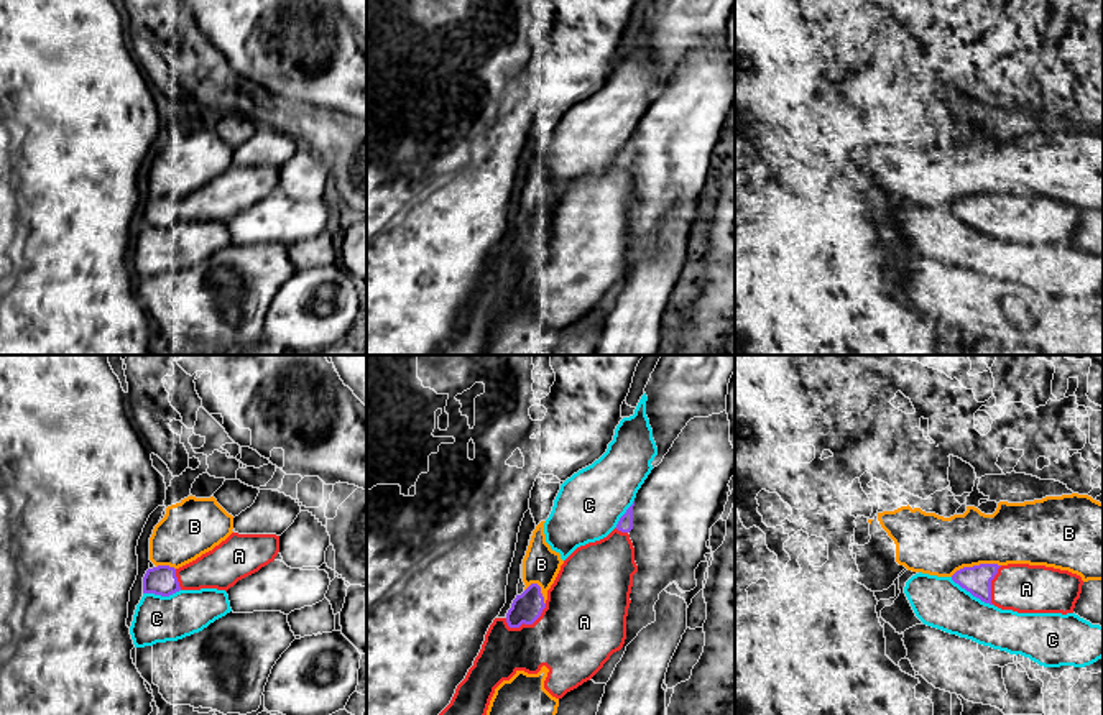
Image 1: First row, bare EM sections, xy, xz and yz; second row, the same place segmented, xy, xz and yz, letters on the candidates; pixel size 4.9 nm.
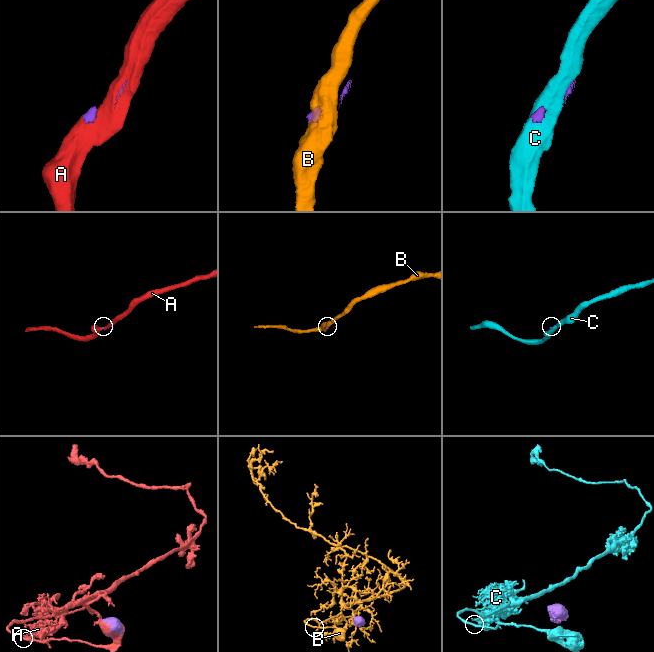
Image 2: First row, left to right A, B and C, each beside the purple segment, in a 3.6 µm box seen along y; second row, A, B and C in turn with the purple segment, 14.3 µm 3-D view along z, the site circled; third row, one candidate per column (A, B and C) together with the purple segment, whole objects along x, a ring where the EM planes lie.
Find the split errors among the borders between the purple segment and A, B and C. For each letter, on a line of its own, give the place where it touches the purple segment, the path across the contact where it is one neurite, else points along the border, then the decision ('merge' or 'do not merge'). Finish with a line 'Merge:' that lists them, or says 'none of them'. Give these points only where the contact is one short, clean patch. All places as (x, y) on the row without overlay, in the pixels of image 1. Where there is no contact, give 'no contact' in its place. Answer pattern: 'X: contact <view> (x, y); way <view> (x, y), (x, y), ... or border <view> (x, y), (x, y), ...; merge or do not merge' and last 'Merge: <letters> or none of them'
A: contact xz (528, 255); merge
B: contact yz (975, 198); border yz (1000, 196), (964, 198), (950, 207); do not merge
C: contact yz (972, 226); do not merge
Merge: A

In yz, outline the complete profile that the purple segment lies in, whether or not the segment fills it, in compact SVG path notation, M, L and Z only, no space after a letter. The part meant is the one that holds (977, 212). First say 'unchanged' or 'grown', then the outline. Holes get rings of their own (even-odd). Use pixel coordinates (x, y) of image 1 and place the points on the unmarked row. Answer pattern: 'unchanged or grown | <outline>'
grown | M1029 196L963 199L952 212L981 233L1018 245L1073 245L1083 217L1068 202Z

